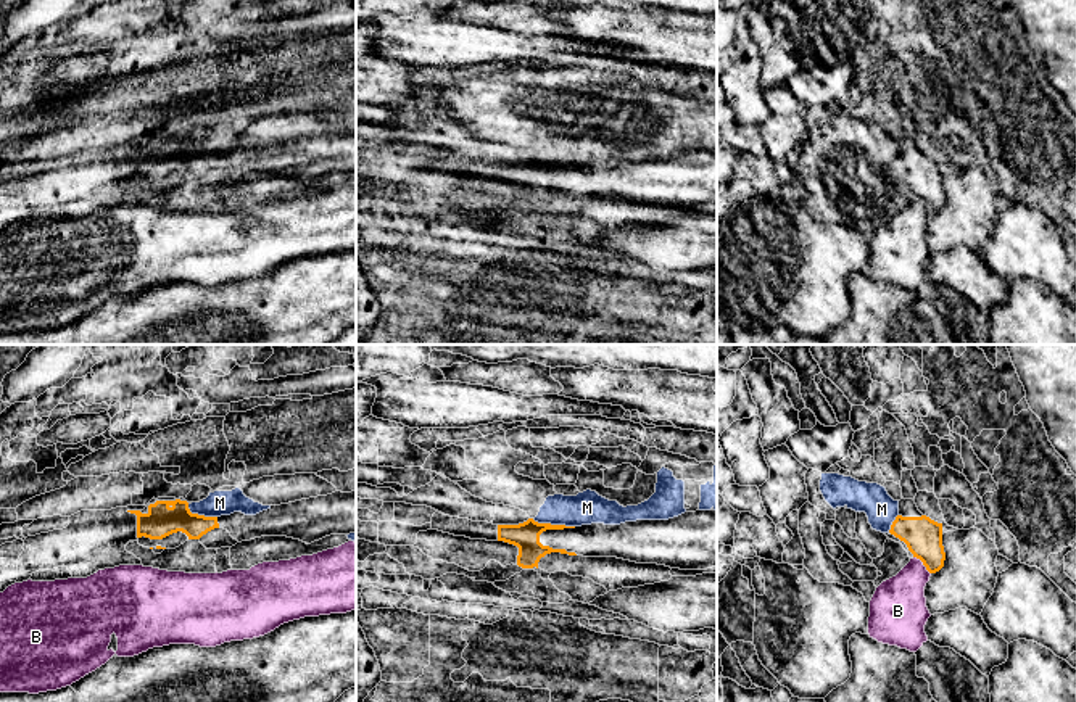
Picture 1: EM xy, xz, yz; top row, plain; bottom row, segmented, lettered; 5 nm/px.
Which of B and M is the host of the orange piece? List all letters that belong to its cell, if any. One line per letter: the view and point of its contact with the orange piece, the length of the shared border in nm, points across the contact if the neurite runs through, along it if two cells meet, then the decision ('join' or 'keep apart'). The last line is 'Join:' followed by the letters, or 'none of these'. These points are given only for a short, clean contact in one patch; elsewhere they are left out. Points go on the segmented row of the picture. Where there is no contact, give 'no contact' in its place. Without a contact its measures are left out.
B: yz (923, 564) | 130 nm | along yz (914, 556), (930, 573) | keep apart
M: xz (553, 525) | 220 nm | along xz (532, 519), (542, 524), (574, 527) | keep apart
Join: none of these

